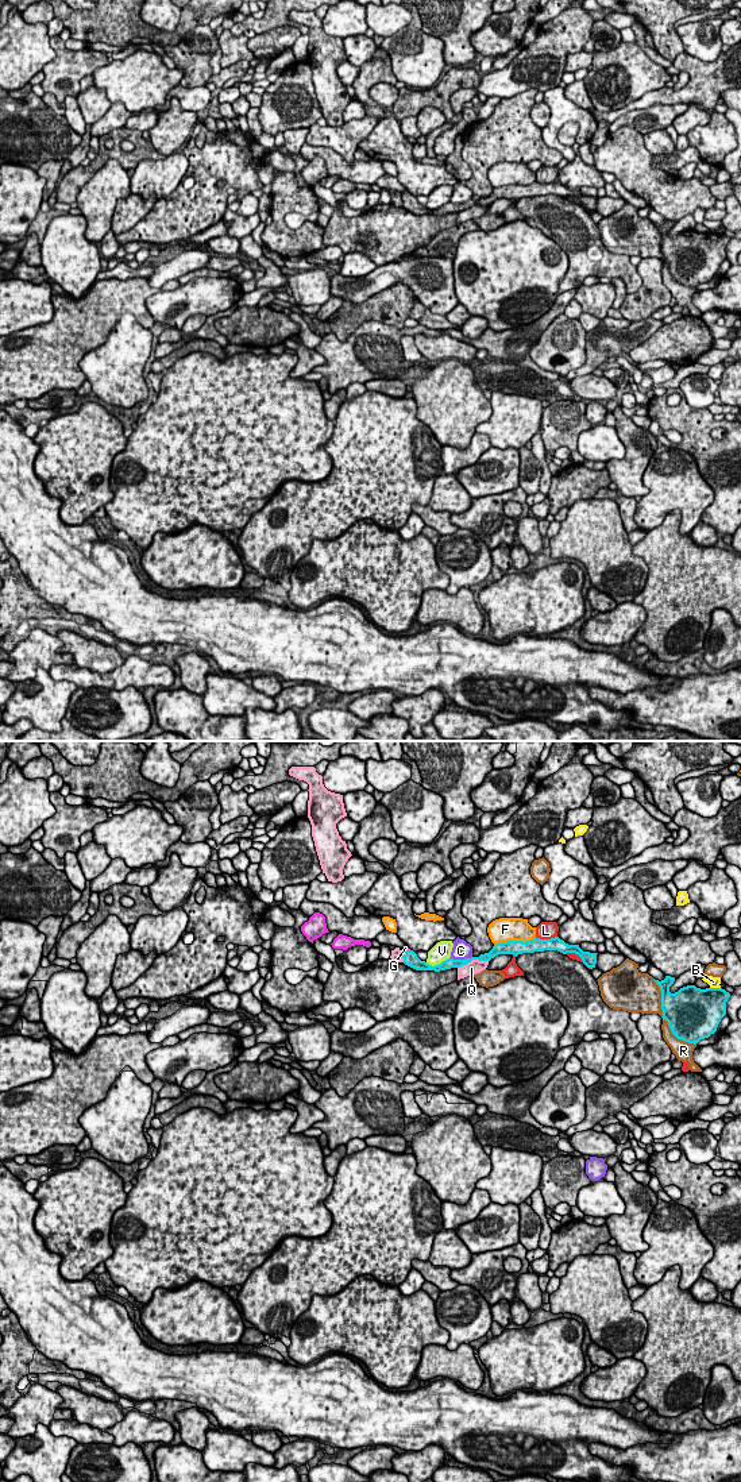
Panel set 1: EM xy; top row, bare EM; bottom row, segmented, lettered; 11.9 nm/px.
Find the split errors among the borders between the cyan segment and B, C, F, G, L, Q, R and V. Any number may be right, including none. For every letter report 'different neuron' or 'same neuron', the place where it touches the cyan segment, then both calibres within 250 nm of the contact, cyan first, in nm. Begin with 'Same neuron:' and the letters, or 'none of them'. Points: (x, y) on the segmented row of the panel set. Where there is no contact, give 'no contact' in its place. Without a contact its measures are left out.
Same neuron: G
B: different neuron | xy (716, 988) | 440/130 nm
C: different neuron | xy (460, 960) | 120/220 nm
F: different neuron | xy (514, 941) | 170/280 nm
G: same neuron | xy (405, 950) | 170/50 nm
L: different neuron | xy (545, 940) | 160/220 nm
Q: different neuron | xy (473, 958) | 100/160 nm
R: different neuron | xy (676, 1037) | 500/220 nm
V: different neuron | xy (439, 964) | 130/220 nm

